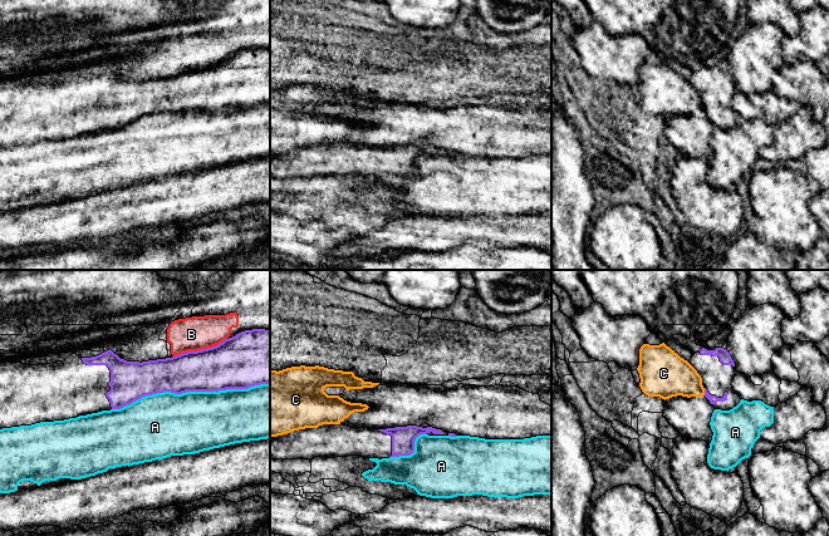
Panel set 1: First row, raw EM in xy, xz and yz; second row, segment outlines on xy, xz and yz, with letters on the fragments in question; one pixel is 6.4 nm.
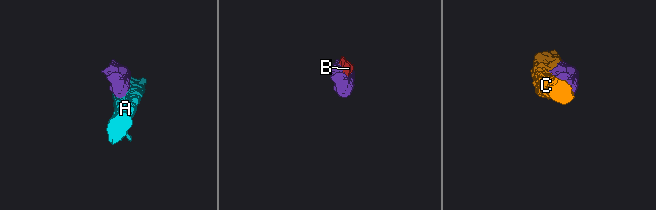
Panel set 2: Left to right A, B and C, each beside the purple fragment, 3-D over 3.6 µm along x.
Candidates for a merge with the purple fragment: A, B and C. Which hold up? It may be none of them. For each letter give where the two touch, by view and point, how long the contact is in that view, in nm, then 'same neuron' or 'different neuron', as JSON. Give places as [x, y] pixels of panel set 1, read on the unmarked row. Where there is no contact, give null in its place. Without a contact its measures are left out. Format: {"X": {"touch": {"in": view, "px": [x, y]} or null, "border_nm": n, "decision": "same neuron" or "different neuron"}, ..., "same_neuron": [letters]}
{"A": {"touch": {"in": "xy", "px": [190, 109]}, "border_nm": 1000, "decision": "different neuron"}, "B": {"touch": {"in": "xy", "px": [200, 69]}, "border_nm": 360, "decision": "different neuron"}, "C": {"touch": {"in": "yz", "px": [705, 111]}, "border_nm": 50, "decision": "different neuron"}, "same_neuron": []}

